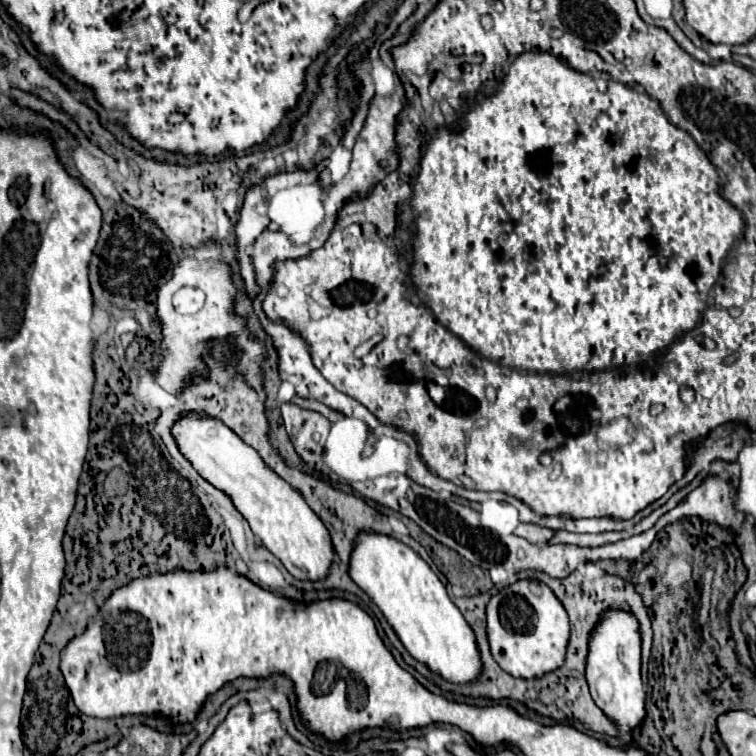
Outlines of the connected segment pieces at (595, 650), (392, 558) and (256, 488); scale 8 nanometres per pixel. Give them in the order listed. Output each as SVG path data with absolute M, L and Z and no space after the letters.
M605 612L589 640L587 682L595 704L615 722L619 732L633 732L645 720L645 690L641 686L641 636L637 620L623 612Z
M361 532L351 554L349 574L379 606L389 626L417 662L425 664L433 674L439 674L451 684L471 684L479 680L483 662L475 632L447 596L441 580L419 554L391 536Z
M189 414L175 424L173 436L195 470L215 488L231 496L237 510L249 522L253 534L281 560L293 578L315 582L329 576L335 548L331 546L327 528L319 522L319 516L307 506L307 502L303 502L303 496L269 470L251 446L247 446L221 420L197 418L195 414Z

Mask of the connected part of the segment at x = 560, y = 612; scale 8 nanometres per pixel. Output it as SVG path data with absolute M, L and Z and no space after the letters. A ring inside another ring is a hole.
M519 580L487 604L487 636L495 662L515 678L541 678L563 666L569 642L569 618L563 604L541 582Z

